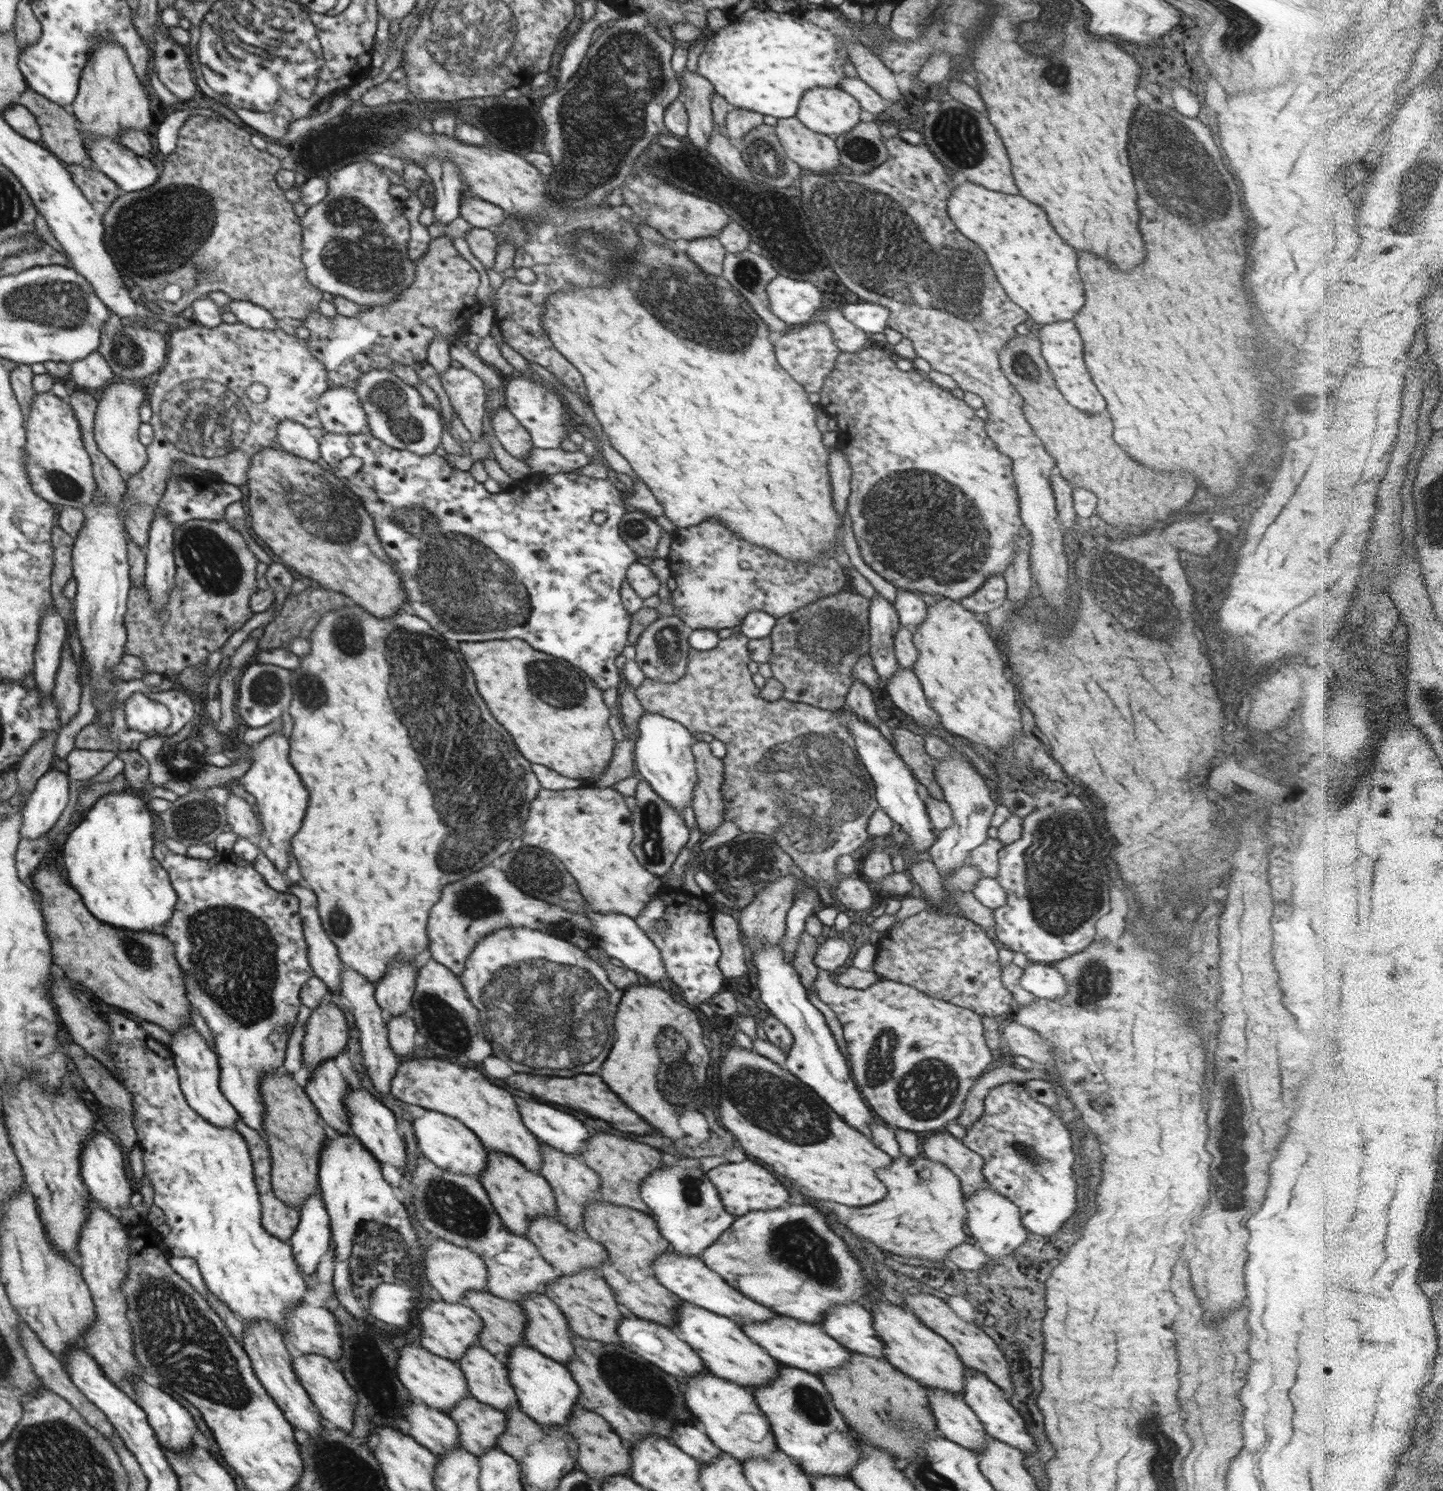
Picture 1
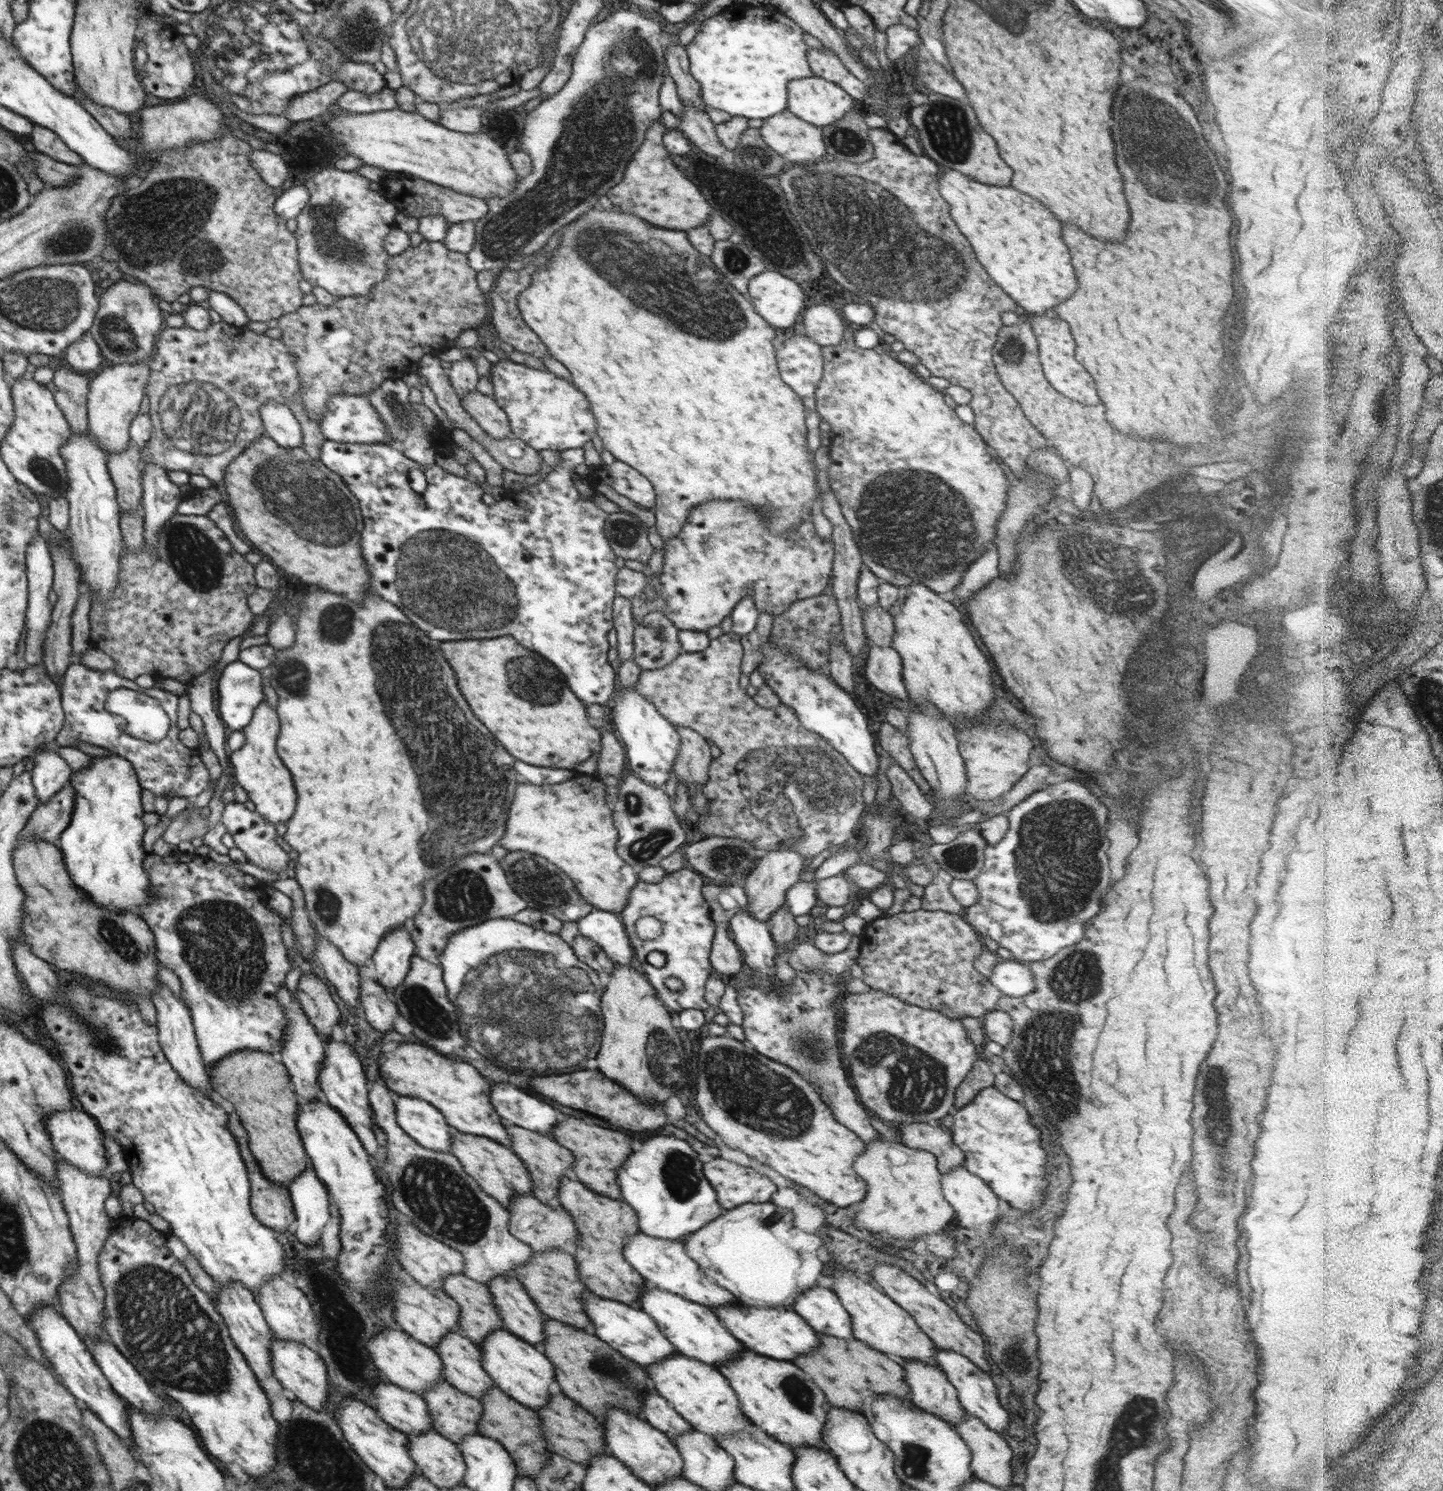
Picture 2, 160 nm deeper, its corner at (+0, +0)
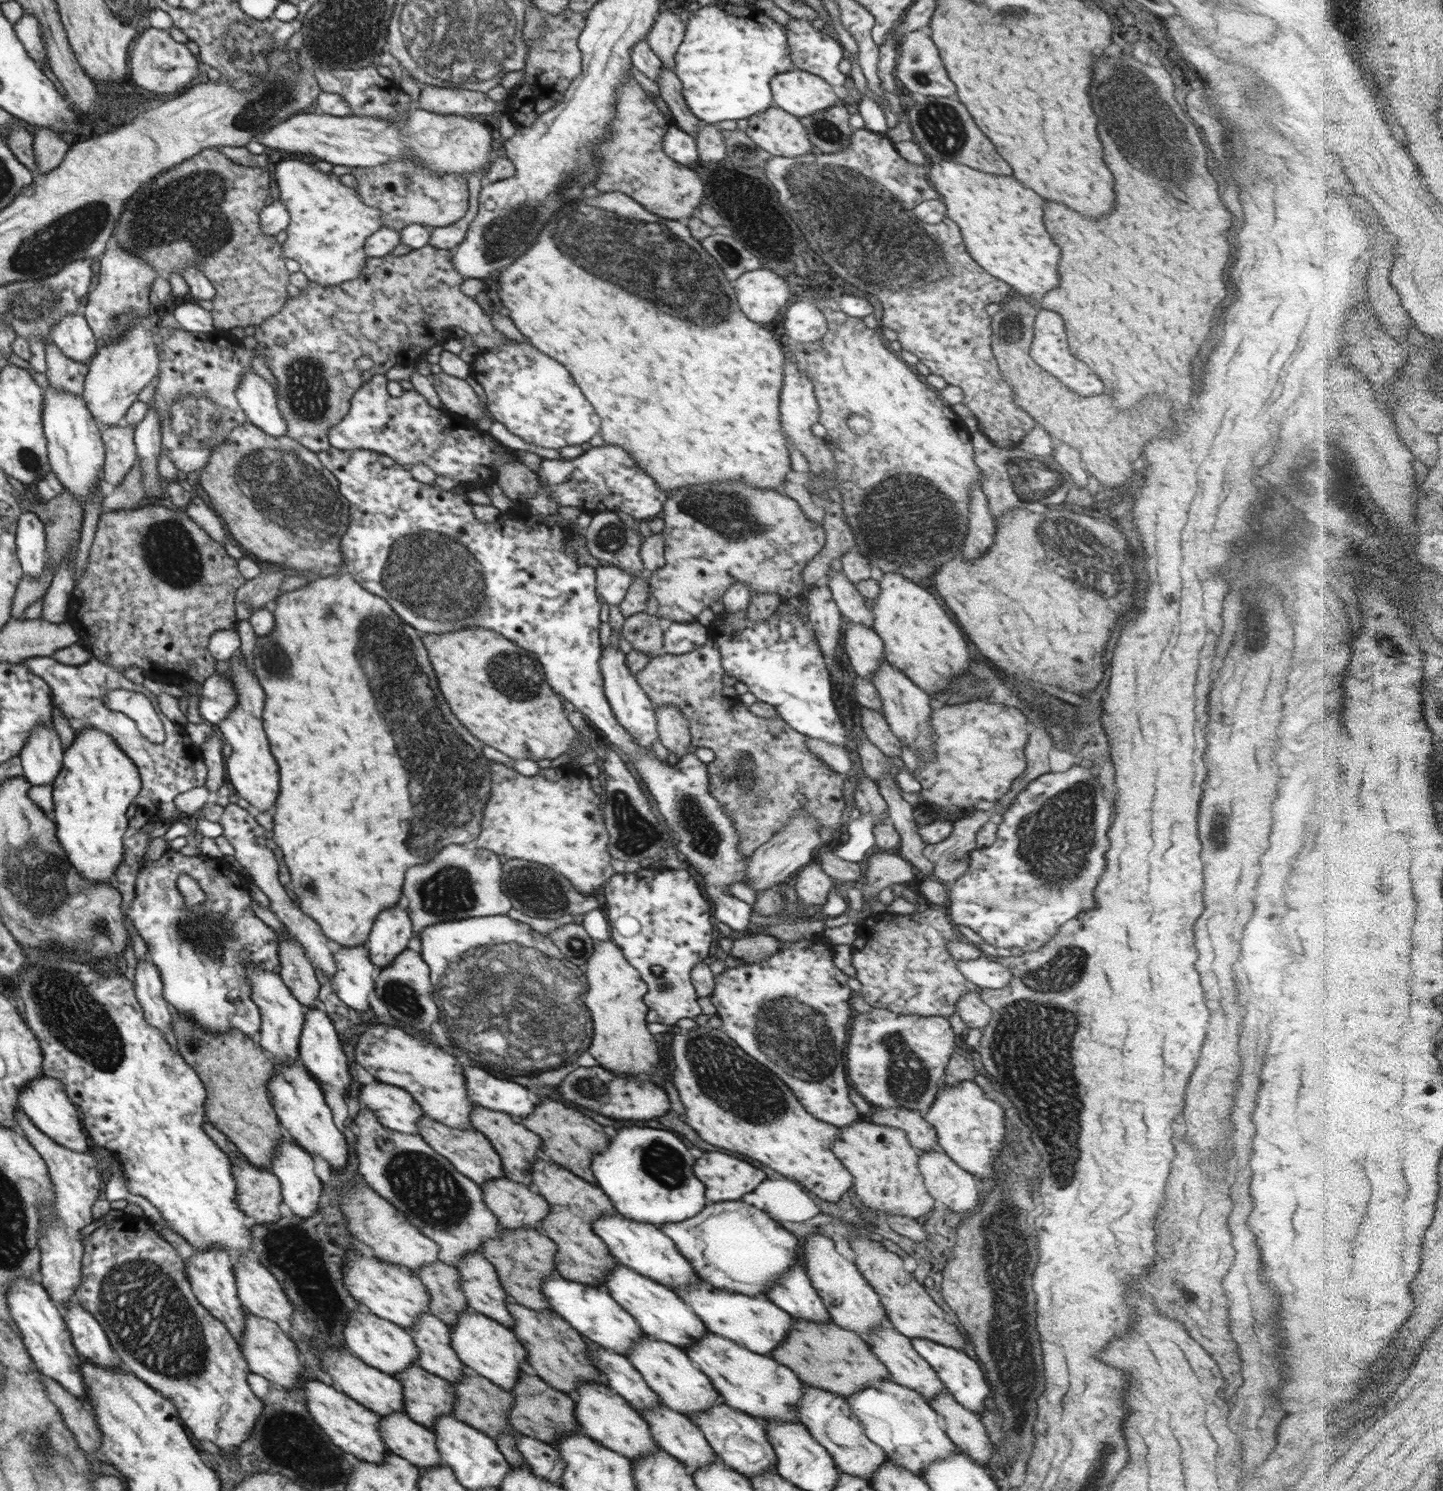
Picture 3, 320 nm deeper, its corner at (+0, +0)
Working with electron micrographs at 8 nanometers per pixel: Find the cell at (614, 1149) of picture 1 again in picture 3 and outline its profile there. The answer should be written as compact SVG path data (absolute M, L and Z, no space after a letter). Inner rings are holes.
M550 1097L538 1098L538 1101L528 1116L517 1121L541 1138L541 1150L551 1156L557 1165L597 1186L597 1180L591 1169L591 1158L607 1147L610 1136L594 1119L564 1103L554 1101Z

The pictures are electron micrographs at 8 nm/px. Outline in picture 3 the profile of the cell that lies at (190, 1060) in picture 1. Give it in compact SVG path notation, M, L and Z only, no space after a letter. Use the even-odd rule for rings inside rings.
M137 960L133 986L138 1003L142 1005L146 1022L157 1028L166 1042L173 1045L175 1042L171 1030L173 1014L169 1011L172 1005L164 1000L162 980L157 966L152 961Z

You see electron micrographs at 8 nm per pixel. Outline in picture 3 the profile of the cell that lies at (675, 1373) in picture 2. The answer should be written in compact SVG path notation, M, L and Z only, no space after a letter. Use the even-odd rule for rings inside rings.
M650 1337L640 1338L625 1357L640 1372L650 1390L660 1397L662 1405L688 1418L690 1415L707 1411L712 1405L722 1401L721 1394L714 1388L706 1373L702 1372L681 1348Z

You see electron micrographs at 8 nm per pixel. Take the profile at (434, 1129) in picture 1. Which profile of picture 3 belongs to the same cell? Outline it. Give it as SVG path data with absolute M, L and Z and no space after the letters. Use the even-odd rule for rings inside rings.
M380 1081L360 1086L358 1098L369 1108L378 1122L386 1128L406 1135L418 1135L417 1122L423 1114L422 1107L403 1088Z

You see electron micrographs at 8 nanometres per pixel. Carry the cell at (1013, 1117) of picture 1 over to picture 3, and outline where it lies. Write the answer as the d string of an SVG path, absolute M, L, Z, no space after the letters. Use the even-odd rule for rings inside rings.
M963 1080L953 1085L942 1083L934 1102L923 1117L936 1129L940 1150L960 1168L976 1177L995 1181L997 1170L992 1164L1004 1146L1004 1109L989 1099L980 1086L973 1080Z

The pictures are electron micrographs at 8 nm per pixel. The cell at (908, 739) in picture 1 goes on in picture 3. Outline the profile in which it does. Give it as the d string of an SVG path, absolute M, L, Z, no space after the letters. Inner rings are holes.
M862 707L860 718L862 718L862 729L870 743L880 749L886 757L898 761L903 742L892 733L885 716L877 710Z

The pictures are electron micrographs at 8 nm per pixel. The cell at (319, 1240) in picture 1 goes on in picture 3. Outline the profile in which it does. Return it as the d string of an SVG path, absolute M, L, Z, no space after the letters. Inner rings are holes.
M282 1137L275 1148L275 1153L271 1160L271 1171L281 1182L283 1203L296 1216L300 1216L304 1220L310 1220L320 1209L319 1200L323 1189L320 1177L315 1173L314 1161L311 1155L294 1141L288 1142Z

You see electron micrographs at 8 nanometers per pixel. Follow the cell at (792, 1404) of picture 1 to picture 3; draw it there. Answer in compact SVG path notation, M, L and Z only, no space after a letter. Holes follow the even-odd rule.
M706 1333L698 1342L686 1348L690 1360L706 1373L708 1379L721 1394L722 1402L734 1410L768 1421L782 1419L783 1421L799 1422L797 1417L797 1402L803 1397L804 1382L786 1365L768 1356L758 1356L754 1352L738 1346L730 1340L714 1333Z

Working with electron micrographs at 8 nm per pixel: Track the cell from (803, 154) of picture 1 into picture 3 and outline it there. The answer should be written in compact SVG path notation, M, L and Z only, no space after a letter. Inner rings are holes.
M768 107L747 120L745 133L774 156L794 158L815 151L801 119L780 107Z

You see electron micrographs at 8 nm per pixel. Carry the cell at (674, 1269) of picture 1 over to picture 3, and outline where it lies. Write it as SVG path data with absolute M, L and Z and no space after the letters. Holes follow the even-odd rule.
M621 1215L602 1216L600 1220L592 1224L592 1228L594 1228L594 1233L606 1243L612 1256L640 1276L646 1276L669 1289L698 1284L698 1280L701 1279L696 1275L692 1264L678 1252L672 1239L650 1223L636 1222Z

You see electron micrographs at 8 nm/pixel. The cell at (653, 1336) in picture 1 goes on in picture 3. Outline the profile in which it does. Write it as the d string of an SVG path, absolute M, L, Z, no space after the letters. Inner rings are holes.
M556 1276L542 1284L542 1294L558 1316L570 1323L586 1340L596 1343L616 1354L628 1355L640 1338L648 1338L641 1326L626 1312L609 1293L596 1287L578 1284Z

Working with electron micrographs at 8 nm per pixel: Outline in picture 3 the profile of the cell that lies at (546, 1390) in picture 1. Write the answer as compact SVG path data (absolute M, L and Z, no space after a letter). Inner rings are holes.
M468 1309L462 1311L457 1321L449 1325L449 1331L452 1335L452 1349L465 1366L508 1392L517 1383L518 1375L530 1371L528 1353L513 1331L482 1313Z

